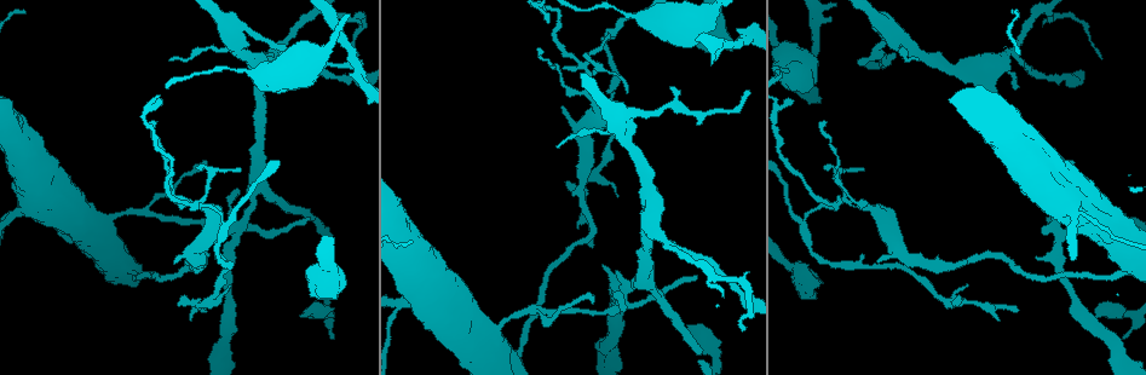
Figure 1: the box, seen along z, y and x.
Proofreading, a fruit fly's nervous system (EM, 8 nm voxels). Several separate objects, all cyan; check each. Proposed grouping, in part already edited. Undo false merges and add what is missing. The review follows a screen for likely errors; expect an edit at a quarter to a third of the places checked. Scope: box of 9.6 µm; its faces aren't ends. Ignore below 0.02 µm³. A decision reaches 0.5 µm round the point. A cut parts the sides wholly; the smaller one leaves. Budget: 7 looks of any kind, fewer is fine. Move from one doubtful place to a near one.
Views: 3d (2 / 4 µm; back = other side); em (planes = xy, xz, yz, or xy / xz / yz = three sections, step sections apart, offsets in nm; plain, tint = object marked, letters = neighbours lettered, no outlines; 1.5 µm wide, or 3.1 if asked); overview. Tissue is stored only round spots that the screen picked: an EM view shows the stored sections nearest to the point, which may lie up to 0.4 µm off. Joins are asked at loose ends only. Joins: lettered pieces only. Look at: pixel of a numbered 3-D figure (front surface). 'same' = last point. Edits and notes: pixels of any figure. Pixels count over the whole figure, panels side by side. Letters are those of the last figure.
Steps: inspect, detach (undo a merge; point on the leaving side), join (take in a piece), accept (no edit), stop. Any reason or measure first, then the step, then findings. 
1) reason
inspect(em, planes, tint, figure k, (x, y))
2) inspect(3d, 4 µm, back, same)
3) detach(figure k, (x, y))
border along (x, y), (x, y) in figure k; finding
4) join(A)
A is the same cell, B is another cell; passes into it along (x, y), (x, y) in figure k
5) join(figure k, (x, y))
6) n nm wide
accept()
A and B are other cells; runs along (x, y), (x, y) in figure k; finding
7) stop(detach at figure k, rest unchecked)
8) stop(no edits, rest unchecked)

thick turns thin
inspect(3d, 4 µm, figure 1, (583, 67))

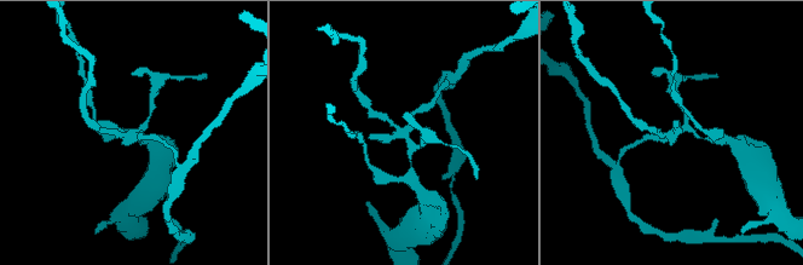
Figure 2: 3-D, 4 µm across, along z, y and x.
need the tissue
inspect(em, planes, plain, figure 2, (133, 136))

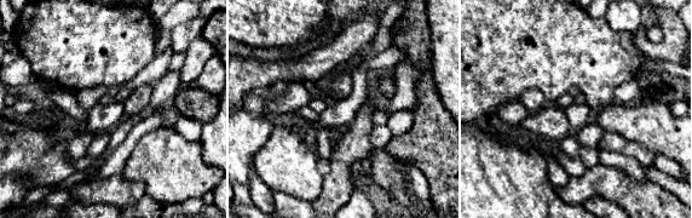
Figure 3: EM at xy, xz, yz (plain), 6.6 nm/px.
see the neighbours
inspect(em, planes, letters, same)

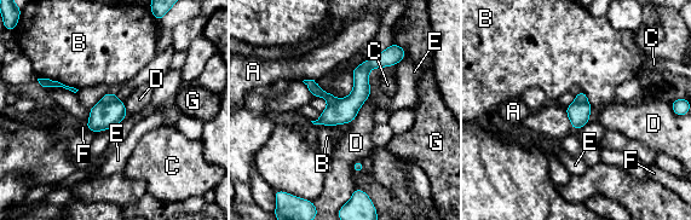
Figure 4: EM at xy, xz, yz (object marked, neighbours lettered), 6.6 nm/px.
B touches over 280 nm
detach(figure 4, (102, 116))
A, B, C, D, E, F and G are other cells; border along (117, 99), (110, 103), (99, 102) in figure 4; two cells meet here

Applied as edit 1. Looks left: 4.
three arms meet
inspect(3d, 2 µm, figure 1, (1063, 233))

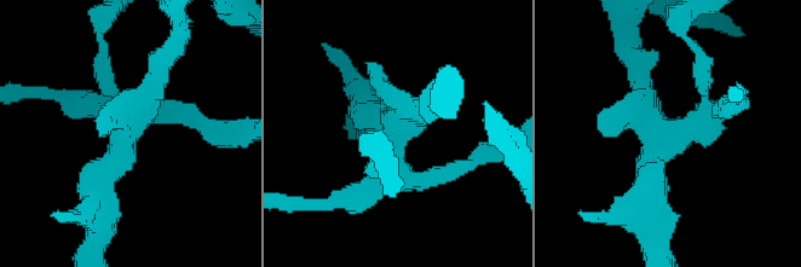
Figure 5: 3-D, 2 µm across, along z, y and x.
now the EM
inspect(em, planes, letters, figure 5, (399, 146))

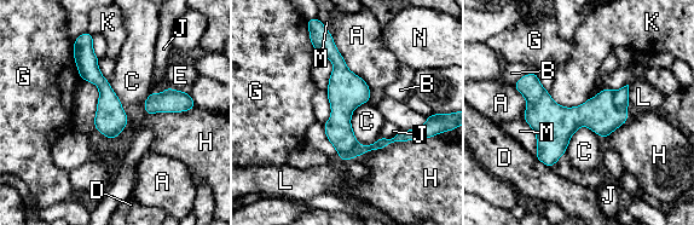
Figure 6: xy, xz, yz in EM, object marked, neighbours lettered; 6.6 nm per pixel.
240 nm wide
detach(figure 6, (600, 114))
A, B, C, D, E, G, H, J, K, L, M and N are other cells; the part that leaves runs along (327, 44), (341, 73), (345, 157) in figure 6; two cells meet here

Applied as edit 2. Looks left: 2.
stop(detach at figure 4, detach at figure 6, rest unchecked)

